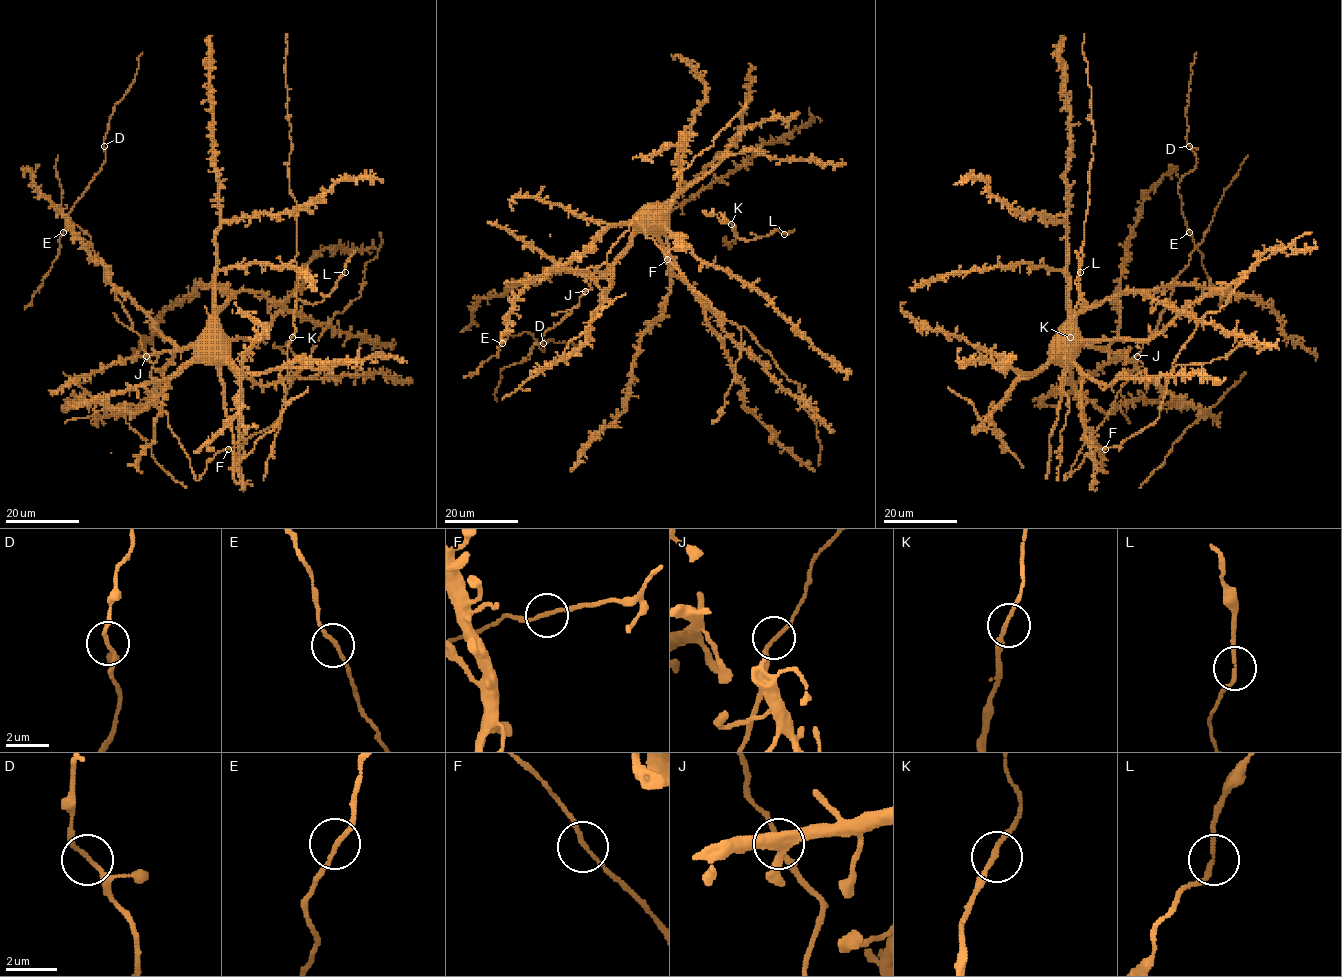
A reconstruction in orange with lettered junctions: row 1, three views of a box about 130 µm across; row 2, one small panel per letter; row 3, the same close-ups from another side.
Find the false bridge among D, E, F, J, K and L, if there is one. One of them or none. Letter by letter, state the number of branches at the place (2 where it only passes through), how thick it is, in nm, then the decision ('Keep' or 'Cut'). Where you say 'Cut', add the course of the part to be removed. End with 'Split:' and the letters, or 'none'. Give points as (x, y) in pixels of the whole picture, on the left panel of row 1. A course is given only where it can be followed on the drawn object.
D: Branches: 2. Thickness 170 nm. Keep
E: Branches: 2. Thickness 170 nm. Keep
F: Branches: 2. Thickness 150 nm. Keep
J: Branches: 2. Thickness 190 nm. Keep
K: Branches: 2. Thickness 170 nm. Keep
L: Branches: 2. Thickness 170 nm. Keep
Split: none

